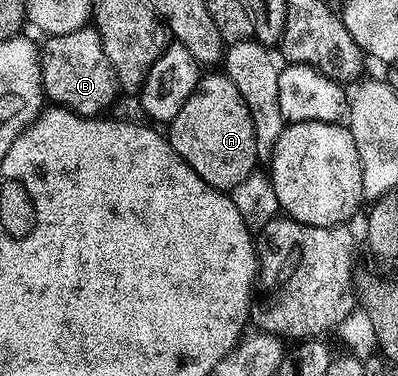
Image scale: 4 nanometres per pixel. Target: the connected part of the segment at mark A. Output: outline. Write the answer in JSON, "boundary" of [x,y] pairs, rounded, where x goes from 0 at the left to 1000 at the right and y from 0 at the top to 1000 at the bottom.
{"boundary":[[[563,194],[515,197],[492,231],[492,245],[475,258],[467,279],[447,298],[417,338],[422,380],[518,481],[530,497],[545,497],[565,513],[613,481],[646,452],[643,367],[628,290],[608,269],[608,247]]]}

